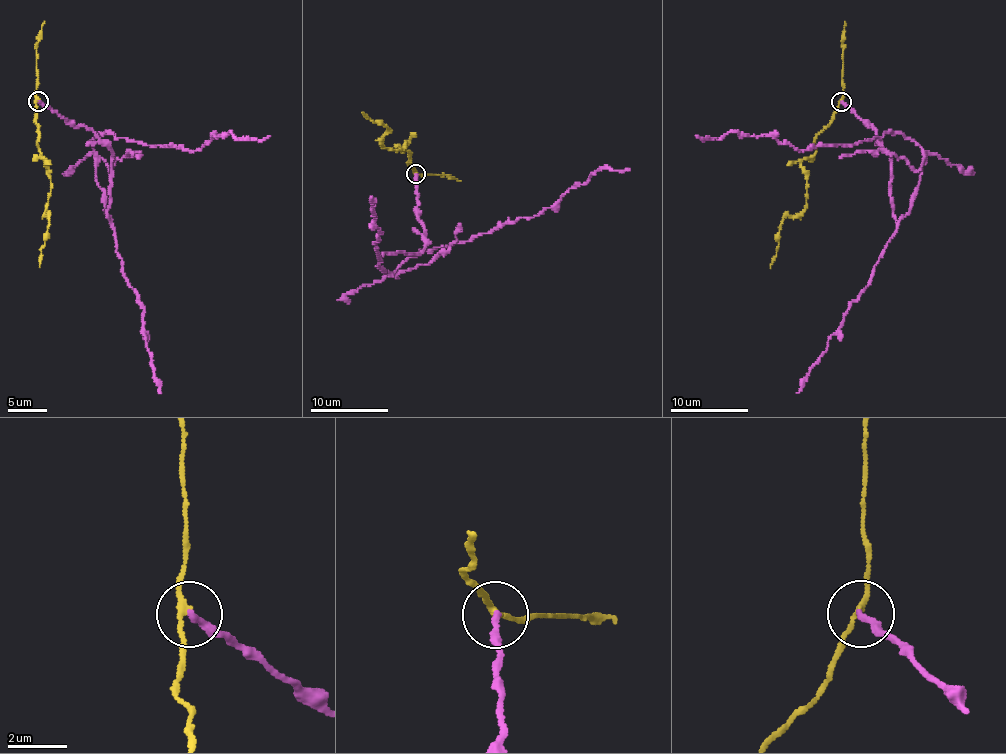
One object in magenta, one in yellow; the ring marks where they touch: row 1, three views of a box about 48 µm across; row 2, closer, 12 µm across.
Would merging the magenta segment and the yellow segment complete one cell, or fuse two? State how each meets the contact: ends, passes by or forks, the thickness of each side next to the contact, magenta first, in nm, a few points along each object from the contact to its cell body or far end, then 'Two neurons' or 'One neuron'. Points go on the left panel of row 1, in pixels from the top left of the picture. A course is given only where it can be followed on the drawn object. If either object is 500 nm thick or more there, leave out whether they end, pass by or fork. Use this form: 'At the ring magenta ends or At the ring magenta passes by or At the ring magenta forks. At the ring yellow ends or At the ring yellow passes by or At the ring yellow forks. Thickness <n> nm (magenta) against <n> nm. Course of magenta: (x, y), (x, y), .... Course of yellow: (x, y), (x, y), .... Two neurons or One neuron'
At the ring magenta ends. At the ring yellow passes by. Thickness 240 nm (magenta) against 180 nm. Course of magenta: (38, 101), (112, 153), (111, 221), (95, 136), (200, 150), (231, 132), (269, 136). Course of yellow: (38, 101), (37, 139), (50, 180), (48, 220), (39, 267). Two neurons

